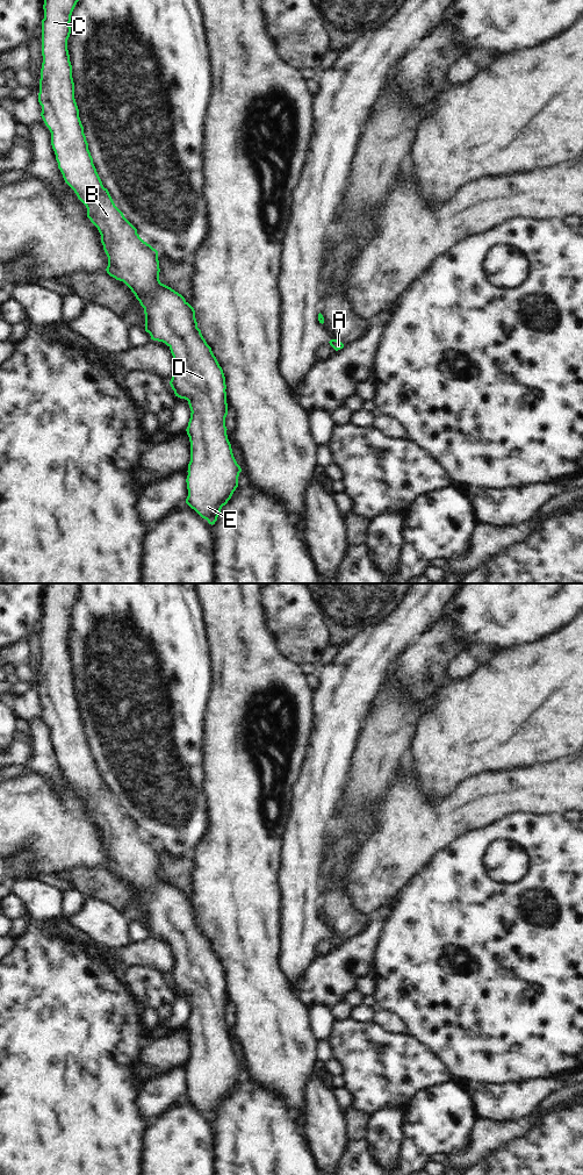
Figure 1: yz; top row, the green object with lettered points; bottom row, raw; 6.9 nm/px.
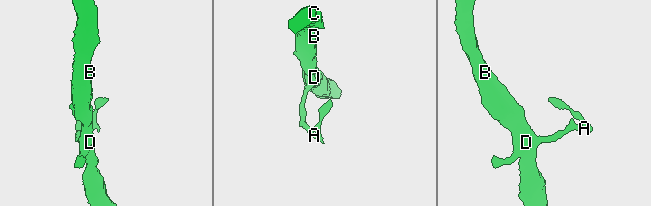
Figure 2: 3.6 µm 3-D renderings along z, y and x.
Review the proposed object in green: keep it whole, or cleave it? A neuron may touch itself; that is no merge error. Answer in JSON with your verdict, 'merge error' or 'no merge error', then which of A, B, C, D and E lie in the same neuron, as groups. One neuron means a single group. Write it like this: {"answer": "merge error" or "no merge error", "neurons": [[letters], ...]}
{"answer": "no merge error", "neurons": [["A", "B", "C", "D", "E"]]}

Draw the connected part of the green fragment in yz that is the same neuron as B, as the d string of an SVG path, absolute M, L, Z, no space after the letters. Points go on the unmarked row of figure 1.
M45 583L42 615L42 651L38 697L41 711L51 728L51 740L65 778L87 803L87 812L98 823L108 852L107 868L123 876L135 889L145 909L145 926L151 934L165 938L174 954L170 976L175 991L188 996L190 1013L186 1024L190 1037L190 1056L186 1074L186 1098L209 1119L215 1119L223 1101L238 1082L242 1067L228 1034L226 980L222 962L197 923L194 903L185 893L159 875L158 846L144 837L137 824L115 801L93 759L79 704L74 694L72 660L67 645L71 610L79 596L79 583Z

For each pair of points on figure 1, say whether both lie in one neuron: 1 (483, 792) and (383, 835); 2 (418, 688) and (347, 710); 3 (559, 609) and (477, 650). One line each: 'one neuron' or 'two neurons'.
1: one neuron
2: two neurons
3: two neurons

